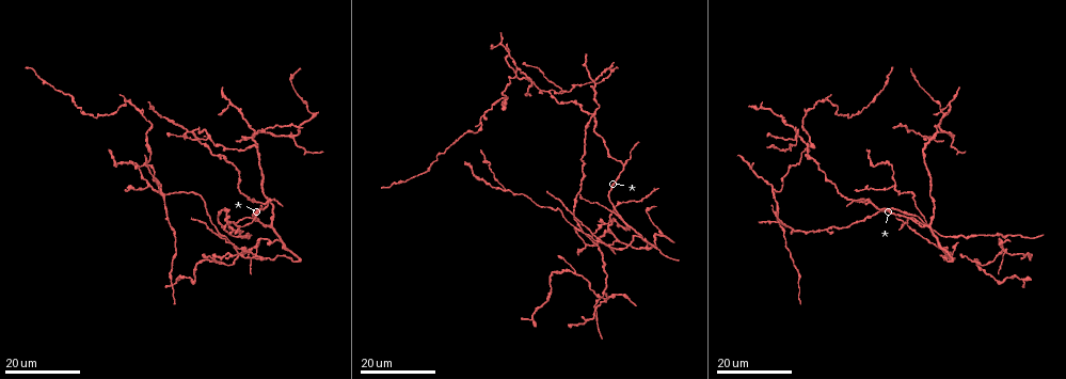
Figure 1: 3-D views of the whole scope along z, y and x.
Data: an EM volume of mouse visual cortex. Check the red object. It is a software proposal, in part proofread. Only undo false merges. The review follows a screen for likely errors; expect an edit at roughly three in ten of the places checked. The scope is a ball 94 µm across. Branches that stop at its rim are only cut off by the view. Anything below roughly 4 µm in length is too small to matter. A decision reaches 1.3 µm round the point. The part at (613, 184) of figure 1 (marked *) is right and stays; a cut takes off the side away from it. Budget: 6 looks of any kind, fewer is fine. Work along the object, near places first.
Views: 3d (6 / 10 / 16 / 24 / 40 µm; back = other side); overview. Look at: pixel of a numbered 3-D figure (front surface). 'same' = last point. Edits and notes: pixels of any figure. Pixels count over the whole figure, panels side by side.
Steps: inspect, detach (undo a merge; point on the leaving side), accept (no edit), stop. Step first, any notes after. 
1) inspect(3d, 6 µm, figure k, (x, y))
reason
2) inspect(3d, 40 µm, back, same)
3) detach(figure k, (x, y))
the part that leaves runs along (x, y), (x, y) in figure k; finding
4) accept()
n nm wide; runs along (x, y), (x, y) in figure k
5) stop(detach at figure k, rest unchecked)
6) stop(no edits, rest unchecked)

inspect(3d, 16 µm, figure 1, (936, 231))
three-way junction

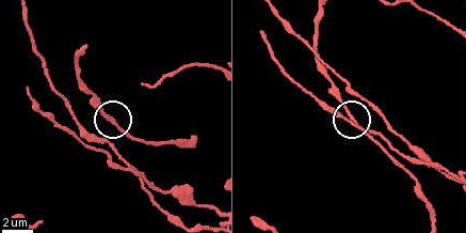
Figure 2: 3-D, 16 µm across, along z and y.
inspect(3d, 6 µm, figure 2, (352, 119))

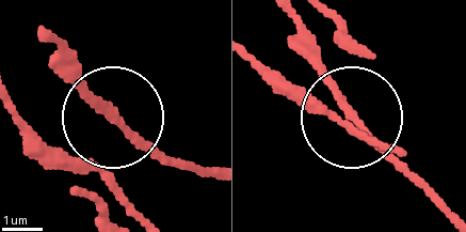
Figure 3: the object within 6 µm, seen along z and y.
accept()
runs along (144, 217), (103, 166), (110, 111), (55, 57) in figure 3; all the same cell

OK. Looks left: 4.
inspect(3d, 16 µm, figure 1, (1004, 251))
thin arm on a thick one

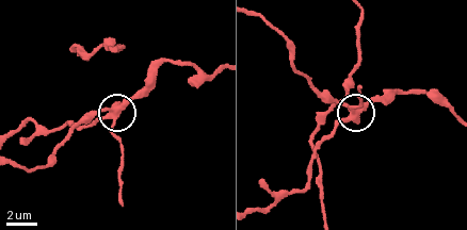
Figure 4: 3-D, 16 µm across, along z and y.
inspect(3d, 10 µm, figure 4, (111, 108))

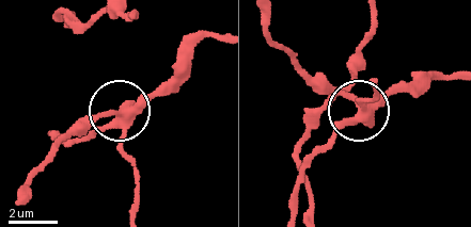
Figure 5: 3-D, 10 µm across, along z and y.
accept()
4 arms; all the same cell

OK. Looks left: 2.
inspect(3d, 16 µm, figure 1, (930, 137))
looks like a crossing

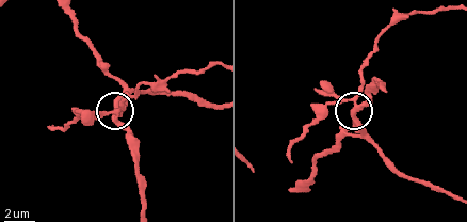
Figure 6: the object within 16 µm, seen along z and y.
inspect(3d, 6 µm, figure 6, (356, 104))
closer look

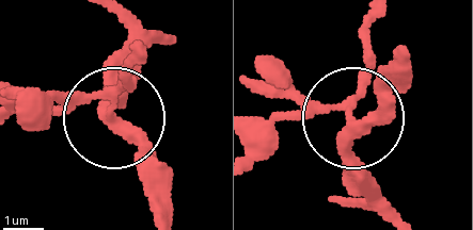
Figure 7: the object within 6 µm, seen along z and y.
detach(figure 7, (53, 93))
300 nm wide; the part that leaves runs along (360, 96), (369, 18) in figure 7; two cells meet here

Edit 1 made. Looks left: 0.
stop(detach at figure 7, rest unchecked)

